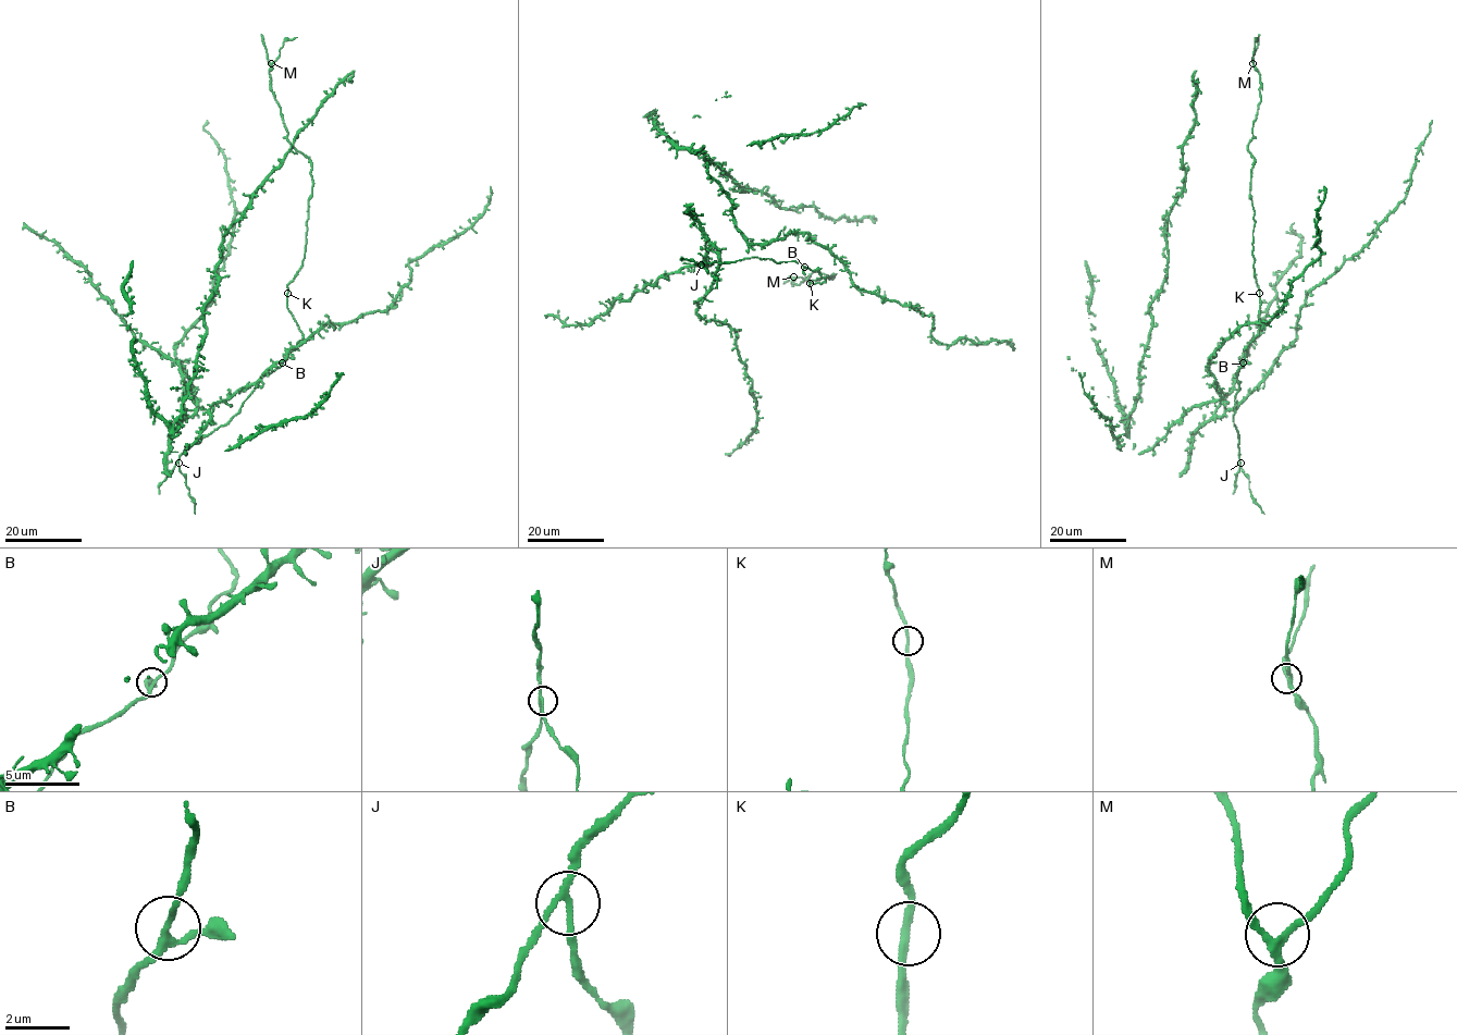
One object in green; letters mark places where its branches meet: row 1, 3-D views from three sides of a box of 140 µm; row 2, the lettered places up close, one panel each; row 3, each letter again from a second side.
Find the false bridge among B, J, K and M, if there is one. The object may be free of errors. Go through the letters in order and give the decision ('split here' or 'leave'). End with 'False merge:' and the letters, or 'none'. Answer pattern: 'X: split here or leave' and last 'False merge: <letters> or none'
B: leave
J: split here
K: leave
M: leave
False merge: J

